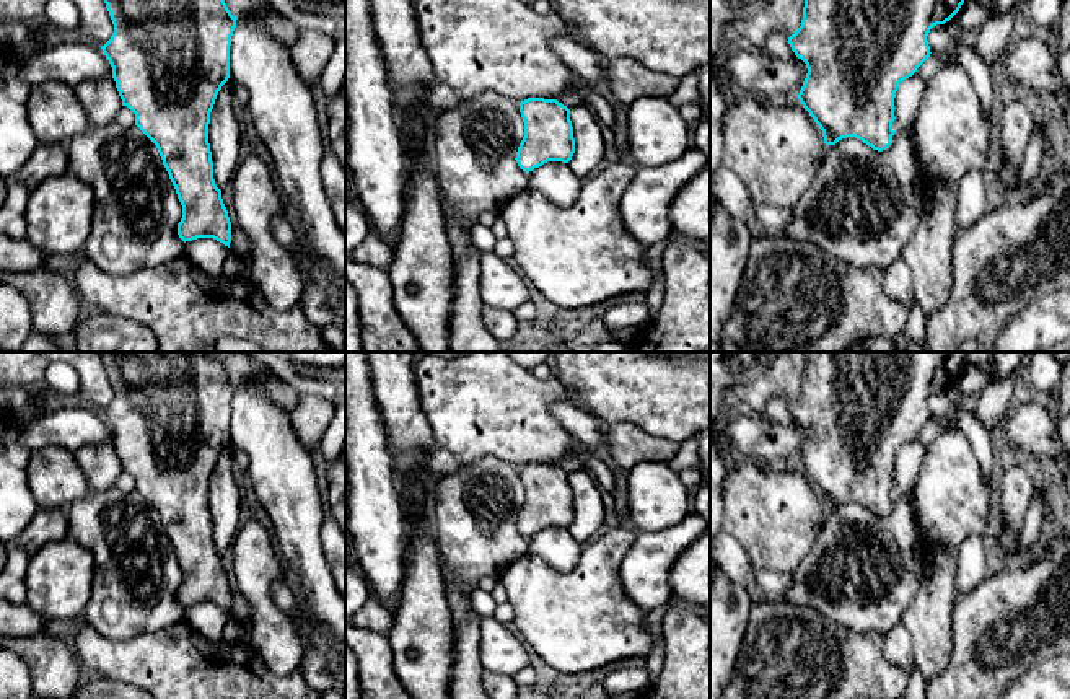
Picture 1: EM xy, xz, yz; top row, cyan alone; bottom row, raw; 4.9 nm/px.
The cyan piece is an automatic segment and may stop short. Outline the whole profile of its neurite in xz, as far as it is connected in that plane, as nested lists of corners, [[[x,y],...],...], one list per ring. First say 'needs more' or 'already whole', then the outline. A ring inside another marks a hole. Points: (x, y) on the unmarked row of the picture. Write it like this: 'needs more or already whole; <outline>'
already whole; [[[528,463],[520,468],[524,502],[516,517],[518,531],[529,538],[547,526],[568,528],[575,518],[570,474],[557,464]]]

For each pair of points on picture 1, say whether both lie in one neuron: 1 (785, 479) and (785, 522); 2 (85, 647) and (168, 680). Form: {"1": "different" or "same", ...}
{"1": "same", "2": "same"}

